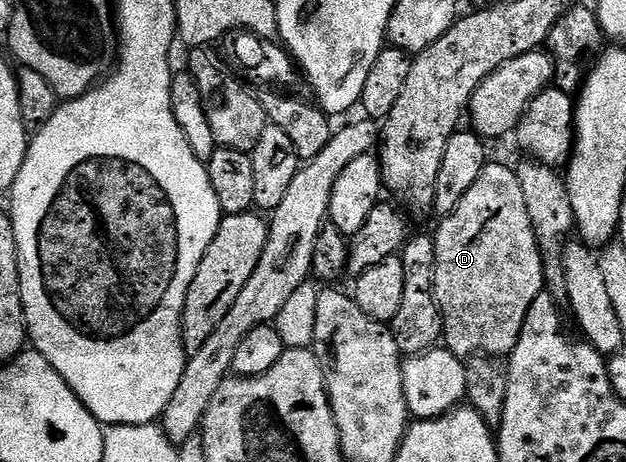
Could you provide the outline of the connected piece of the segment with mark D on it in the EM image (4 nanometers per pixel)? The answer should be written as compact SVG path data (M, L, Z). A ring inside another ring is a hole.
M490 161L477 176L477 184L461 196L461 204L440 222L443 223L433 231L436 248L434 292L443 315L446 349L464 360L476 356L510 355L519 343L521 328L533 300L545 290L543 254L535 239L533 224L529 224L525 192L521 192L521 180L517 179L515 170Z

